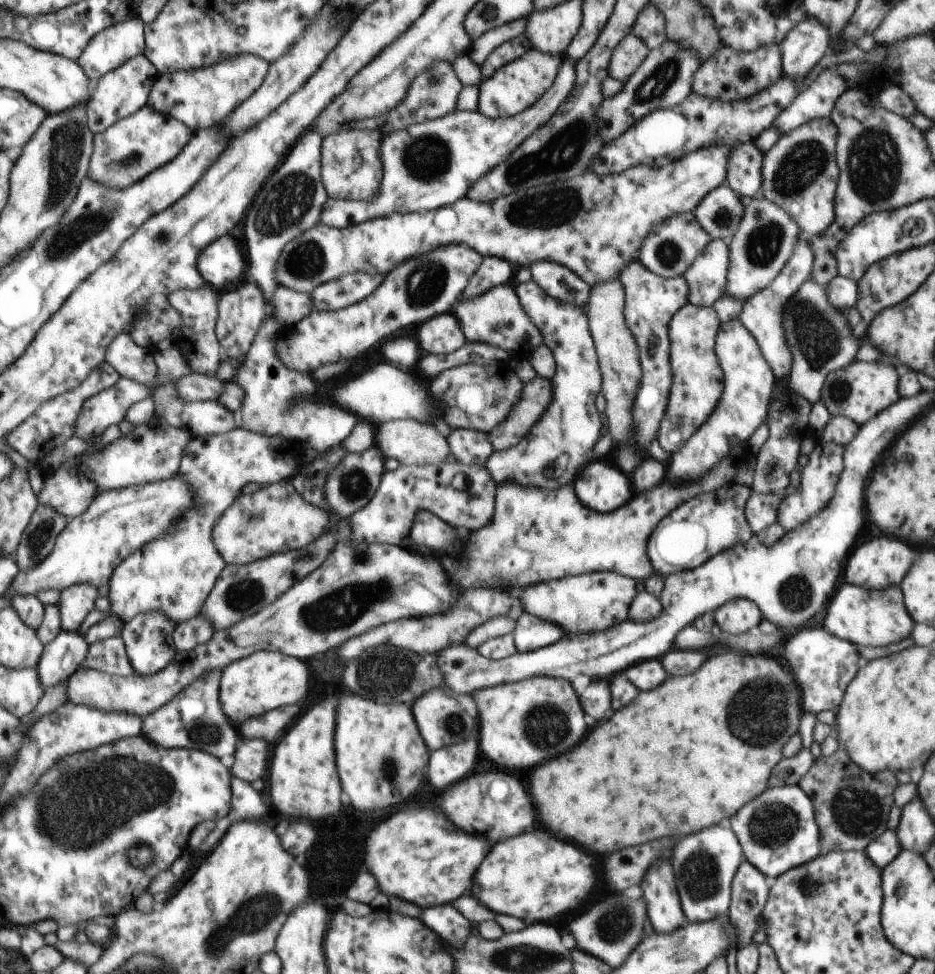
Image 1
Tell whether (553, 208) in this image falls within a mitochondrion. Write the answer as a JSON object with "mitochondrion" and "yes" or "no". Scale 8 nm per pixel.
{"mitochondrion":"yes"}

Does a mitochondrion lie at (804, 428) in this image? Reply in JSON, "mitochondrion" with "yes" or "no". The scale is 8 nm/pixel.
{"mitochondrion":"no"}

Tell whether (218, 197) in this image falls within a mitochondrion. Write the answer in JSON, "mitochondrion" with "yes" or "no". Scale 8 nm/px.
{"mitochondrion":"no"}

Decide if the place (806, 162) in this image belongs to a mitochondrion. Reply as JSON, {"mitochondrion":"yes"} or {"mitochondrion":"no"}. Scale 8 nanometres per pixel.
{"mitochondrion":"yes"}

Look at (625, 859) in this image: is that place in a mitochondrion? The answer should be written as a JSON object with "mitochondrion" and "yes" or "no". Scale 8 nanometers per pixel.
{"mitochondrion":"no"}

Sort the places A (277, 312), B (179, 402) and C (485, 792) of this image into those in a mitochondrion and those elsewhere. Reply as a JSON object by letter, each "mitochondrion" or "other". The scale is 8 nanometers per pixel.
{"A":"other","B":"other","C":"other"}

